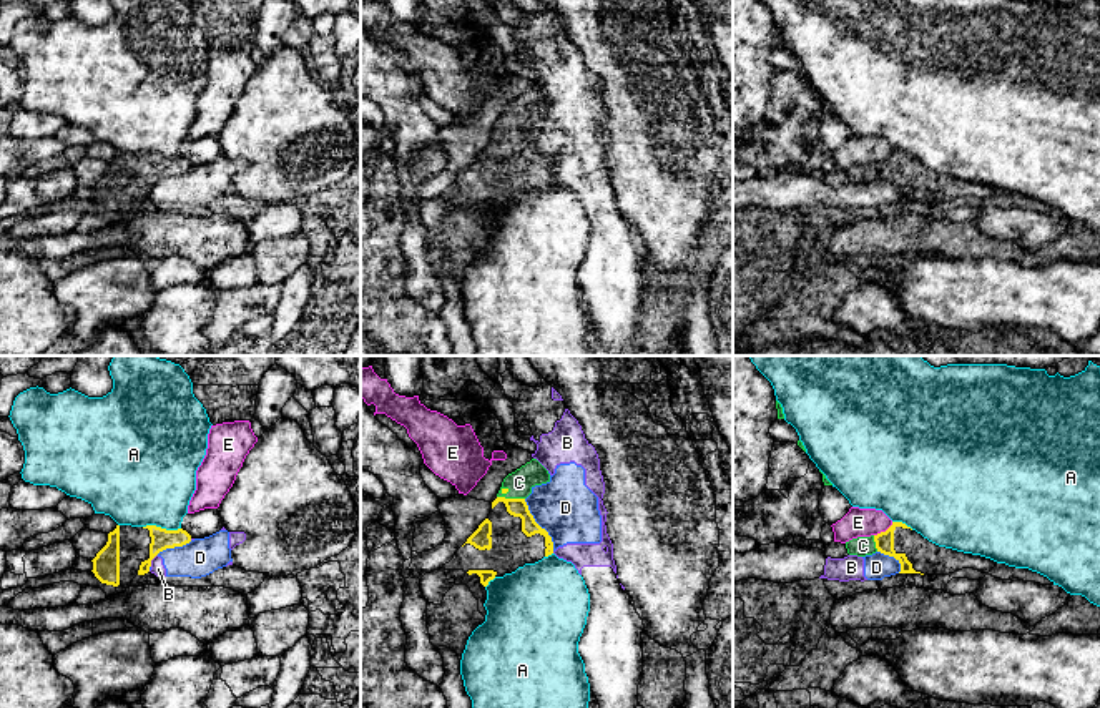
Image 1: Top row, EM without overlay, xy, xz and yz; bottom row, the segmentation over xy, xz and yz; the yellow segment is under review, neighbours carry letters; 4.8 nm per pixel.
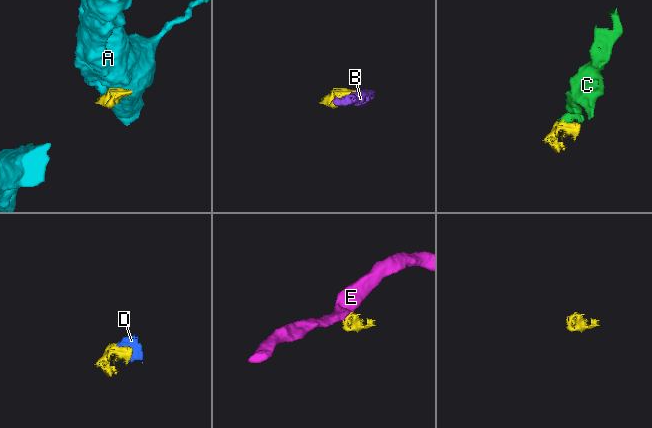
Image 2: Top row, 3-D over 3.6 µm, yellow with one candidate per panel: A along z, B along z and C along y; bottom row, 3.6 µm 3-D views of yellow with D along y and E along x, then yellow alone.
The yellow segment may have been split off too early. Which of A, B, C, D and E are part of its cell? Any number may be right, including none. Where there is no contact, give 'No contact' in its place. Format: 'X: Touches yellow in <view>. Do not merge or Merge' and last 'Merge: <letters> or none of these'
A: Touches yellow in xy. Do not merge
B: Touches yellow in xy. Do not merge
C: Touches yellow in xz. Merge
D: Touches yellow in xz. Do not merge
E: Touches yellow in yz. Do not merge
Merge: C

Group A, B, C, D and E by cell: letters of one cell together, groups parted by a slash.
A / B D / C / E

